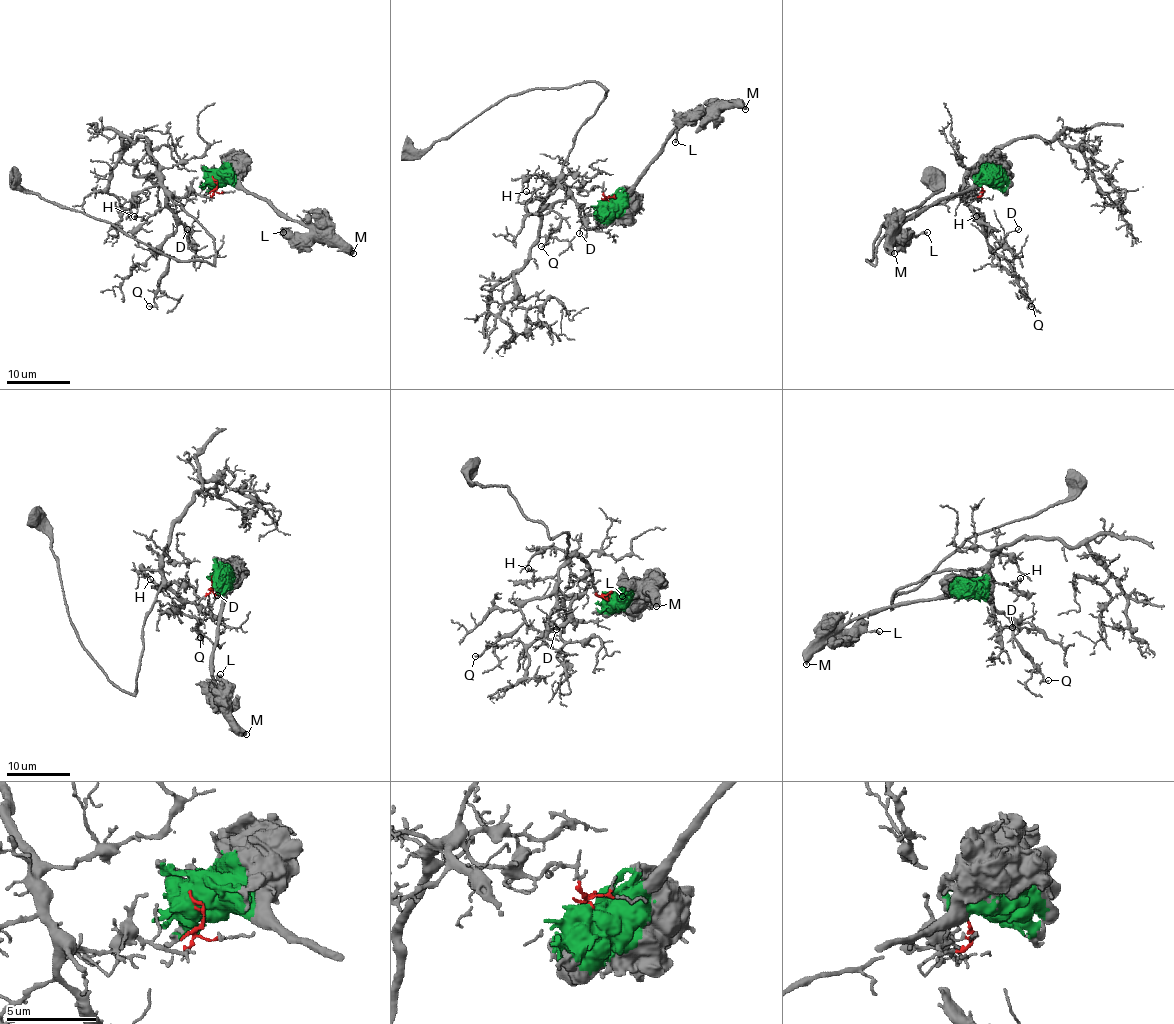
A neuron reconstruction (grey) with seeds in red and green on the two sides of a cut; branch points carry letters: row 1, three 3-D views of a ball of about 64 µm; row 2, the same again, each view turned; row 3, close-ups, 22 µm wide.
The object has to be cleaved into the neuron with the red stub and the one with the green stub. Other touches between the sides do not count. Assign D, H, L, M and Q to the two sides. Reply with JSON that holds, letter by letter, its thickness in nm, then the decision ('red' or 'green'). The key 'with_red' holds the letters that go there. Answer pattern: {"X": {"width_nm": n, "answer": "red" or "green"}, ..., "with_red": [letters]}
{"D": {"width_nm": 90, "answer": "red"}, "H": {"width_nm": 110, "answer": "red"}, "L": {"width_nm": 280, "answer": "green"}, "M": {"width_nm": 550, "answer": "green"}, "Q": {"width_nm": 120, "answer": "red"}, "with_red": ["D", "H", "Q"]}

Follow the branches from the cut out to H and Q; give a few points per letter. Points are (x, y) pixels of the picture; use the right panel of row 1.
H: (984, 181), (981, 182), (982, 194), (965, 198), (984, 219), (976, 216)
Q: (984, 181), (982, 194), (966, 197), (966, 206), (1031, 305)

